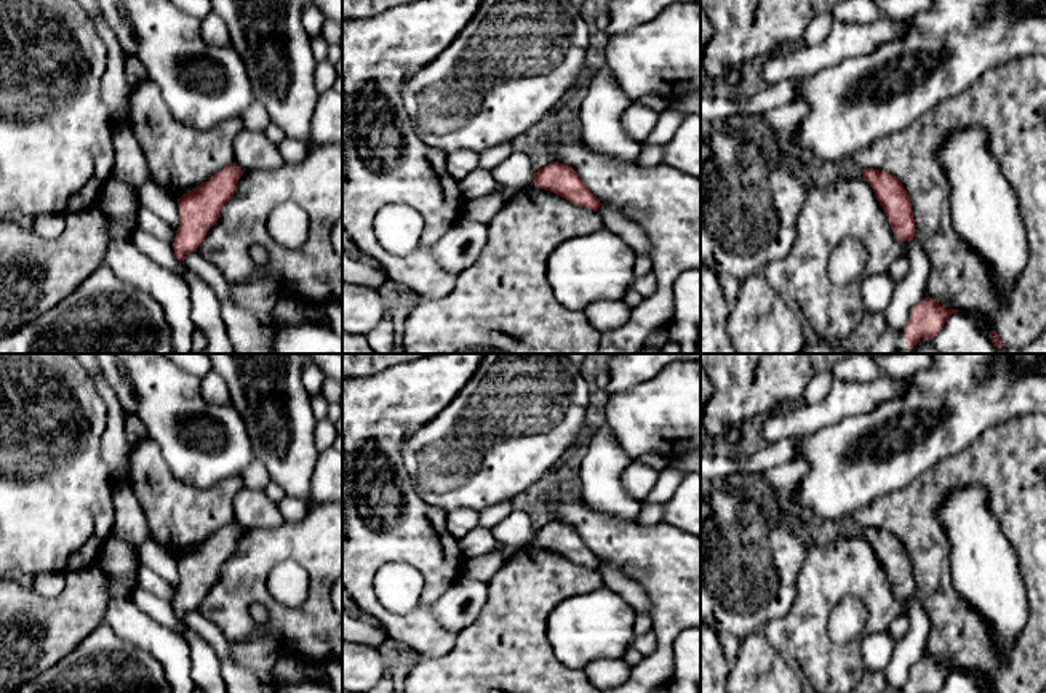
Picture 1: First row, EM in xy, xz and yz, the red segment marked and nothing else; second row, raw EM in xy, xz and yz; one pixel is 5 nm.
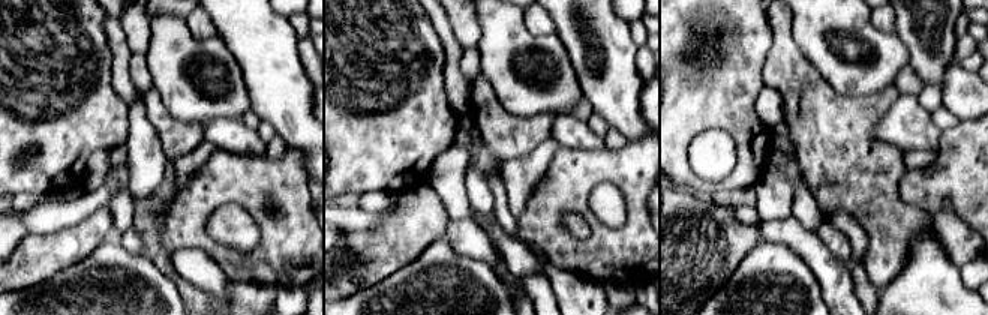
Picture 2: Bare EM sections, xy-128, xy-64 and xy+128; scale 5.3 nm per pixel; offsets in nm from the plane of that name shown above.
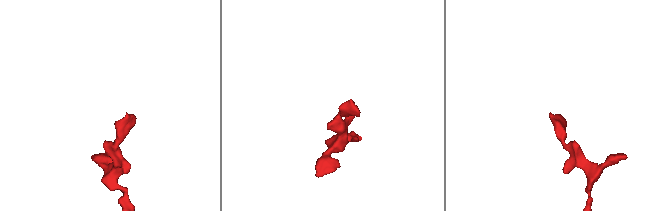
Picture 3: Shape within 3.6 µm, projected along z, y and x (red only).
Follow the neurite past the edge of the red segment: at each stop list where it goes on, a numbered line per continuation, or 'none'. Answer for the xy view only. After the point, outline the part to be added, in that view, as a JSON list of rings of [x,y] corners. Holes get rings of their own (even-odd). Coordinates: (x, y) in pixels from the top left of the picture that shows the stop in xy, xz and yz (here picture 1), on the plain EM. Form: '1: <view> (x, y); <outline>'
none

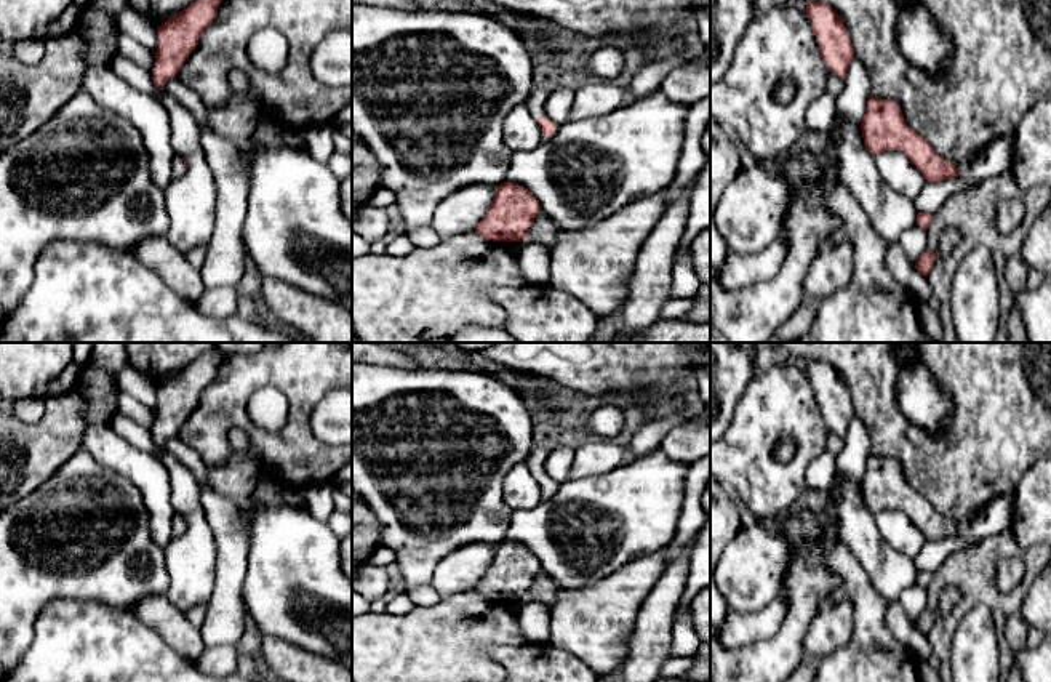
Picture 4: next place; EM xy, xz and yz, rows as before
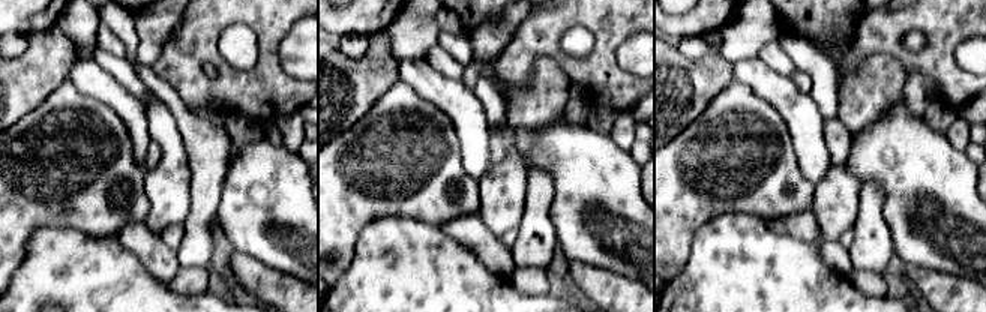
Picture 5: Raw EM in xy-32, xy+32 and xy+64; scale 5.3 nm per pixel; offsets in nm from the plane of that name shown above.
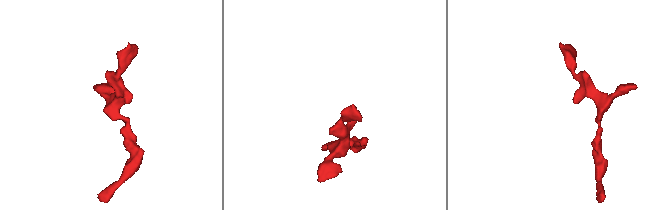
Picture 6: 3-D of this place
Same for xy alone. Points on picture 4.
1: xy (178, 522); [[[176,514],[173,519],[173,538],[181,536],[186,532],[186,524],[181,514]]]

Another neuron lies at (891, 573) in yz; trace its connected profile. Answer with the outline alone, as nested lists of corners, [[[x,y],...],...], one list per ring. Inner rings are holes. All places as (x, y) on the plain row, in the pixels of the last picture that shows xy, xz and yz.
[[[845,477],[829,490],[825,514],[838,532],[838,541],[857,559],[878,596],[888,604],[917,584],[917,560],[896,552],[883,541],[875,516],[867,509],[861,482]]]

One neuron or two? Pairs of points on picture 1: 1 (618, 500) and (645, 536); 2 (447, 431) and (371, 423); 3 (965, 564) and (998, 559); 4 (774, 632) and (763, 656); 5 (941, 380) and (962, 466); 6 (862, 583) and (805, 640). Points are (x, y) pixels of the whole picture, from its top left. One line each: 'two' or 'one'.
1: two
2: two
3: one
4: two
5: two
6: one

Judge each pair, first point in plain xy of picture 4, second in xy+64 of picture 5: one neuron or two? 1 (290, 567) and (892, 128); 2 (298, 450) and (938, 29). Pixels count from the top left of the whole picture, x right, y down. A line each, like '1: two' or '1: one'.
1: one
2: one

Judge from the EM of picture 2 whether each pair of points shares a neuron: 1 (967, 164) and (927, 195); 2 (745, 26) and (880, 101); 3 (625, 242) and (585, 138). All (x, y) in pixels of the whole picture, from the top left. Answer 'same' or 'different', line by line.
1: same
2: different
3: different

